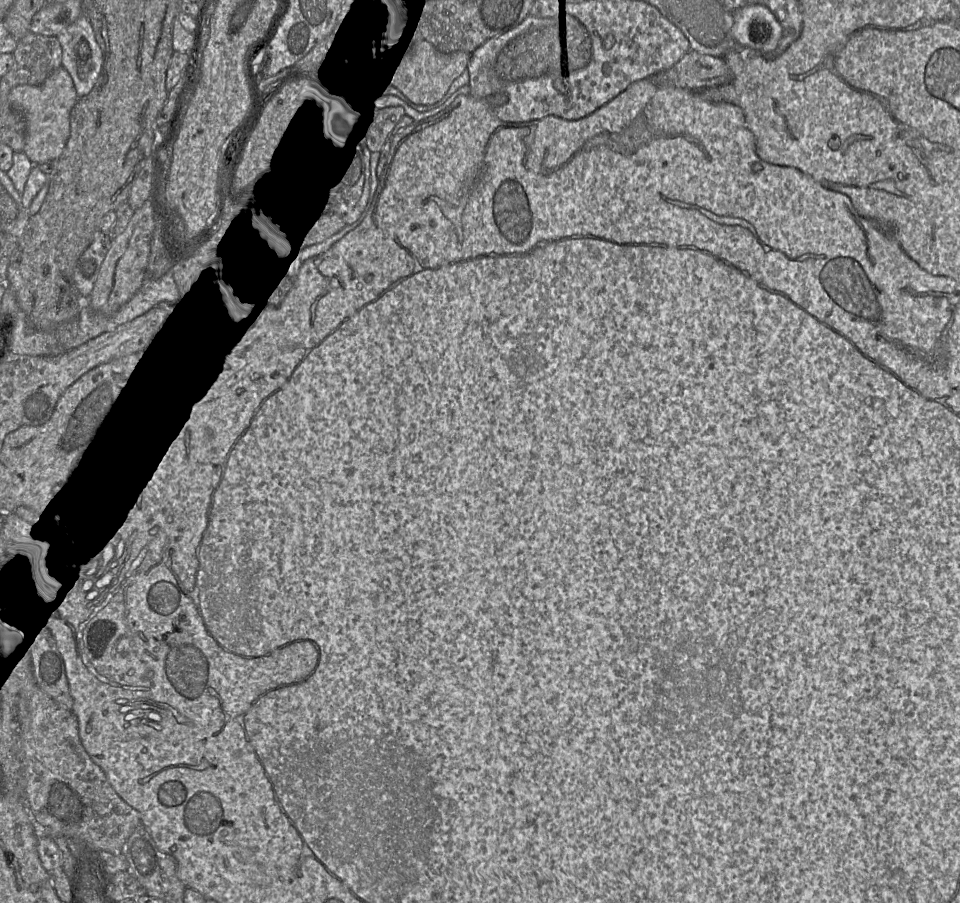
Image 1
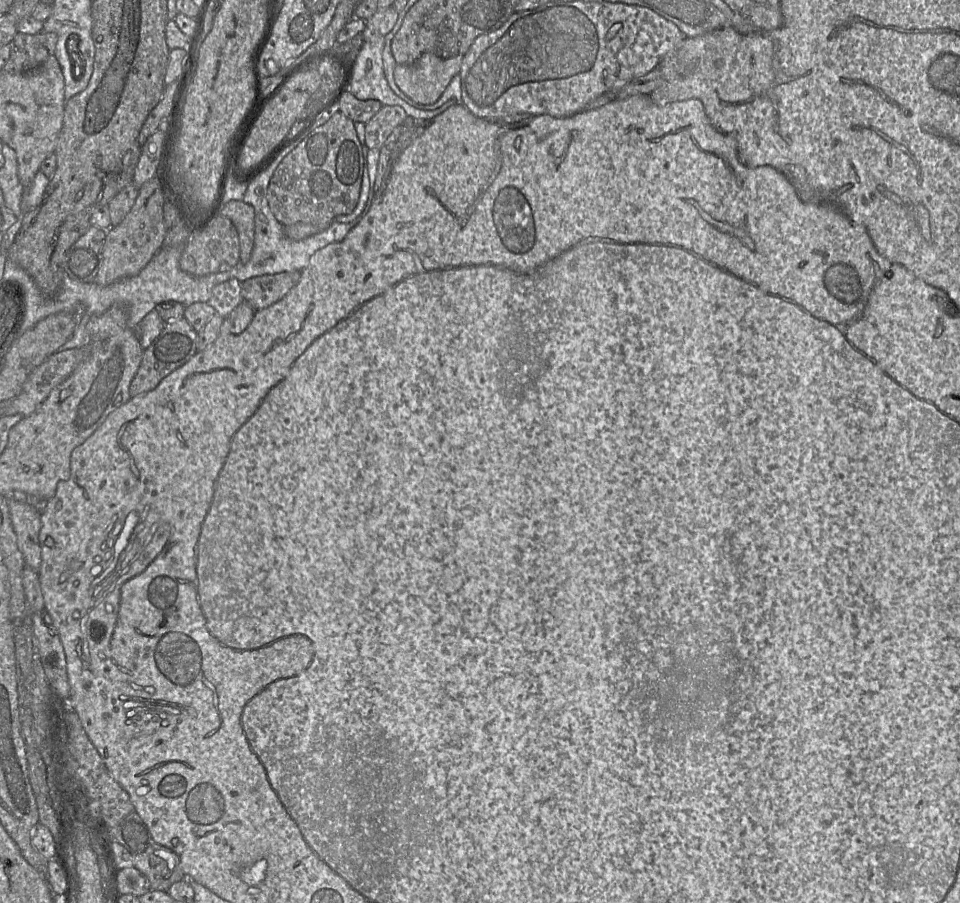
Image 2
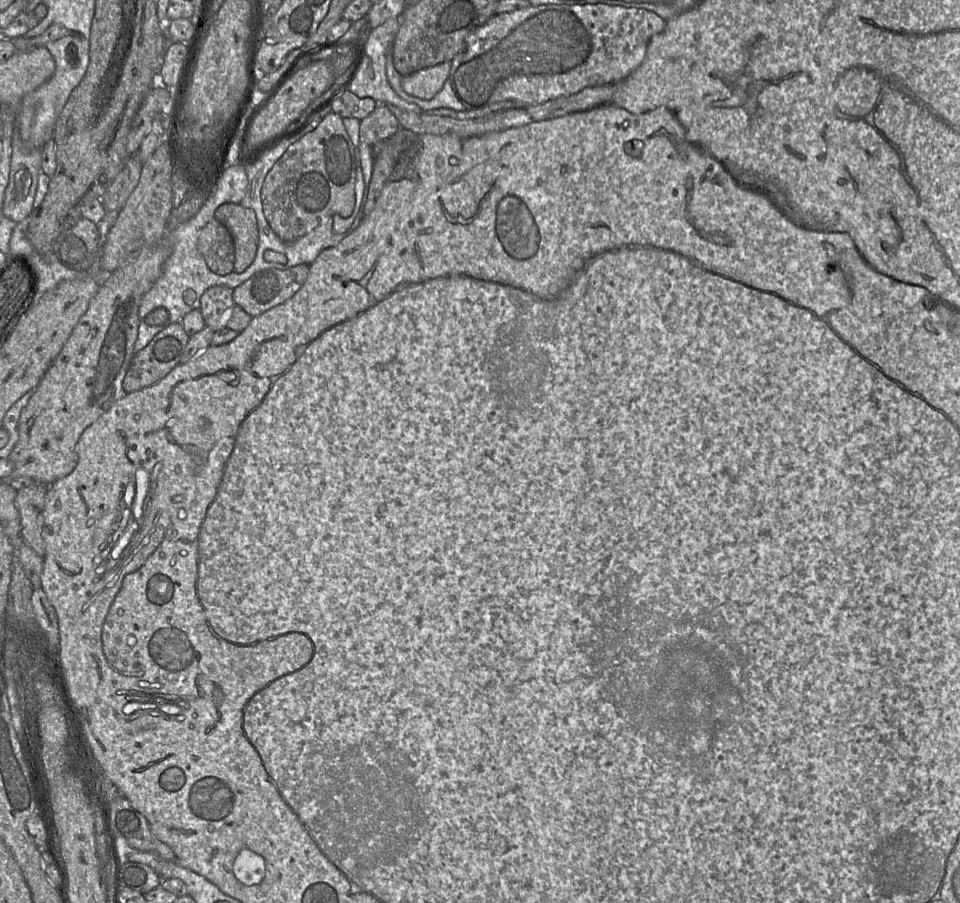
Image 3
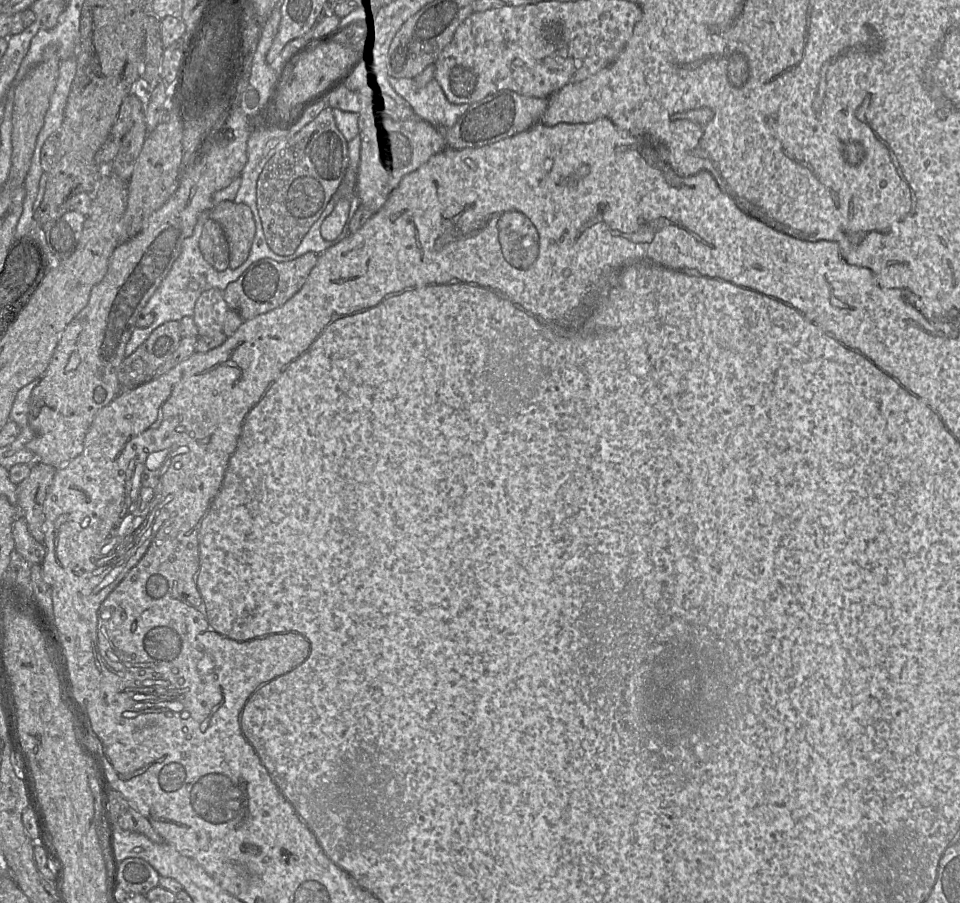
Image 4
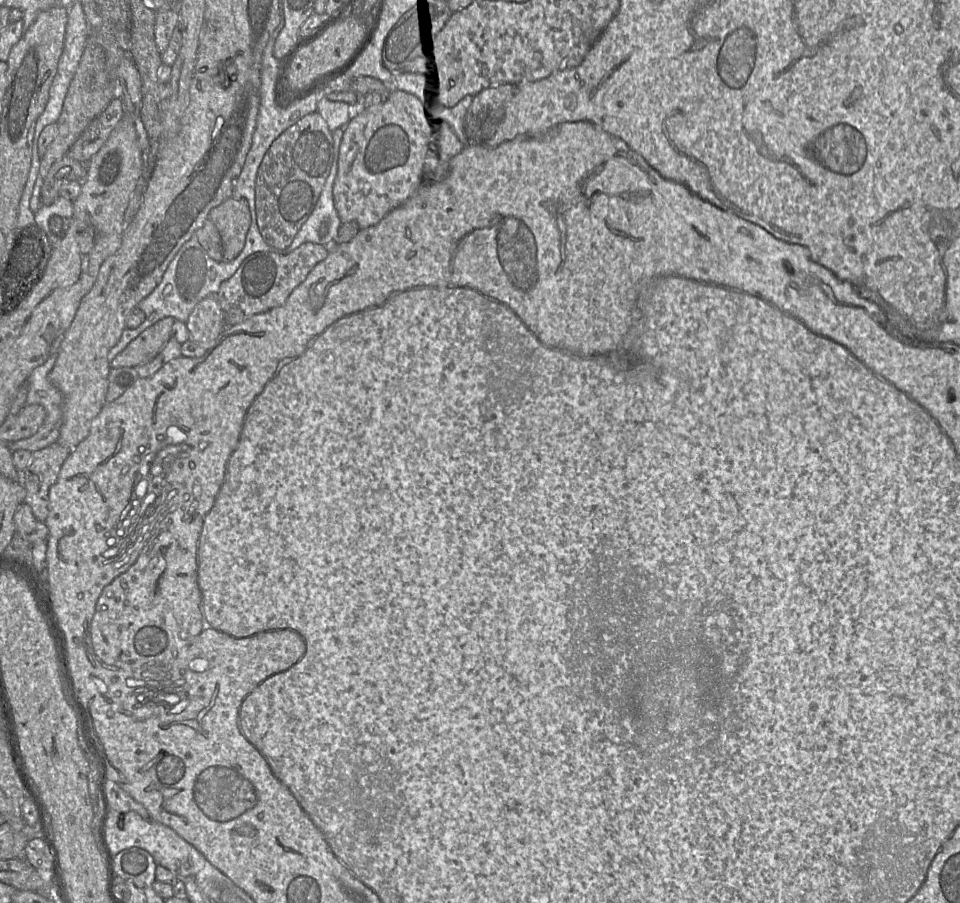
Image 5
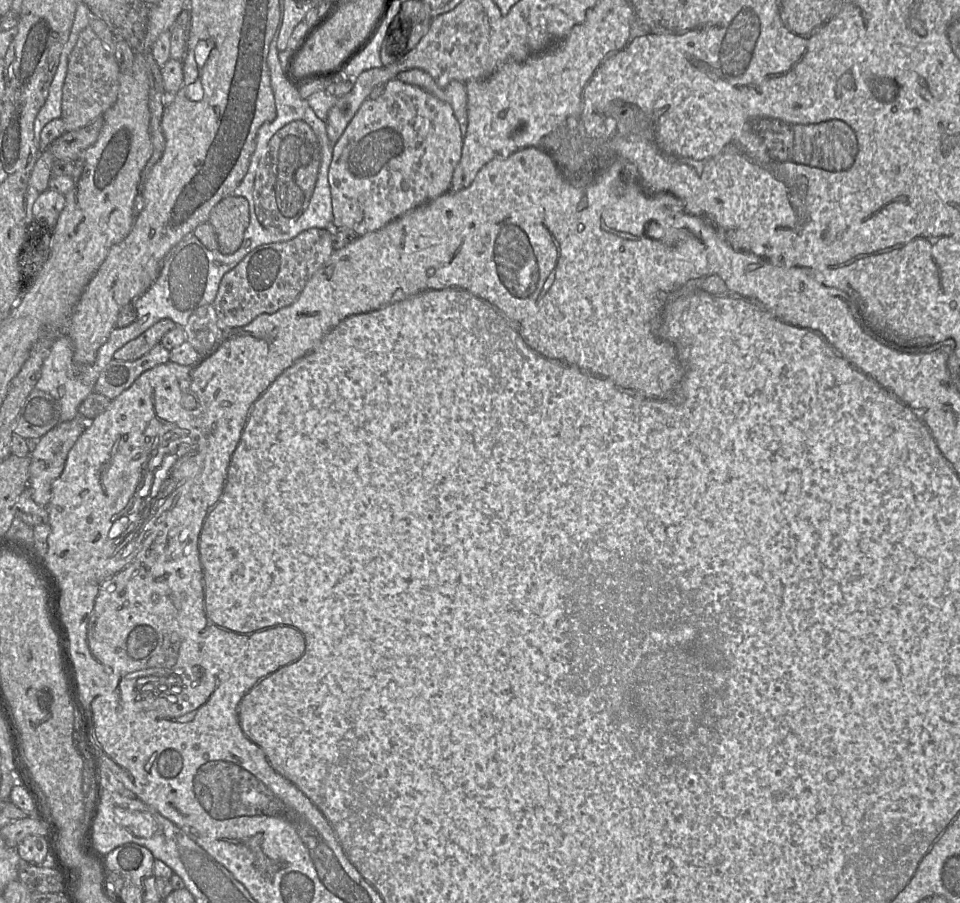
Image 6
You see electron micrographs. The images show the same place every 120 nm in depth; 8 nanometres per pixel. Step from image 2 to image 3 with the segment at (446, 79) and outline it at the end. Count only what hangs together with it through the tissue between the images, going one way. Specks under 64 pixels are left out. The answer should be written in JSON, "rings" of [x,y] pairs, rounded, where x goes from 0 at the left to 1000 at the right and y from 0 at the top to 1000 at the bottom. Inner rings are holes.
{"rings":[[[470,69],[439,76],[419,86],[420,100],[428,106],[440,111],[448,111],[459,101],[467,89]]]}

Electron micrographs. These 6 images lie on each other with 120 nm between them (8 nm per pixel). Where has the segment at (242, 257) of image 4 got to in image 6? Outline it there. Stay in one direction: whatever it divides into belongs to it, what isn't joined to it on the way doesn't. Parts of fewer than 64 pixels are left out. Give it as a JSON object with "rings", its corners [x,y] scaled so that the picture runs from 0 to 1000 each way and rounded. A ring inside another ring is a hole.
{"rings":[[[238,217],[223,228],[217,247],[225,258],[227,278],[233,282],[247,278],[252,270],[259,245],[258,223],[252,217]]]}

